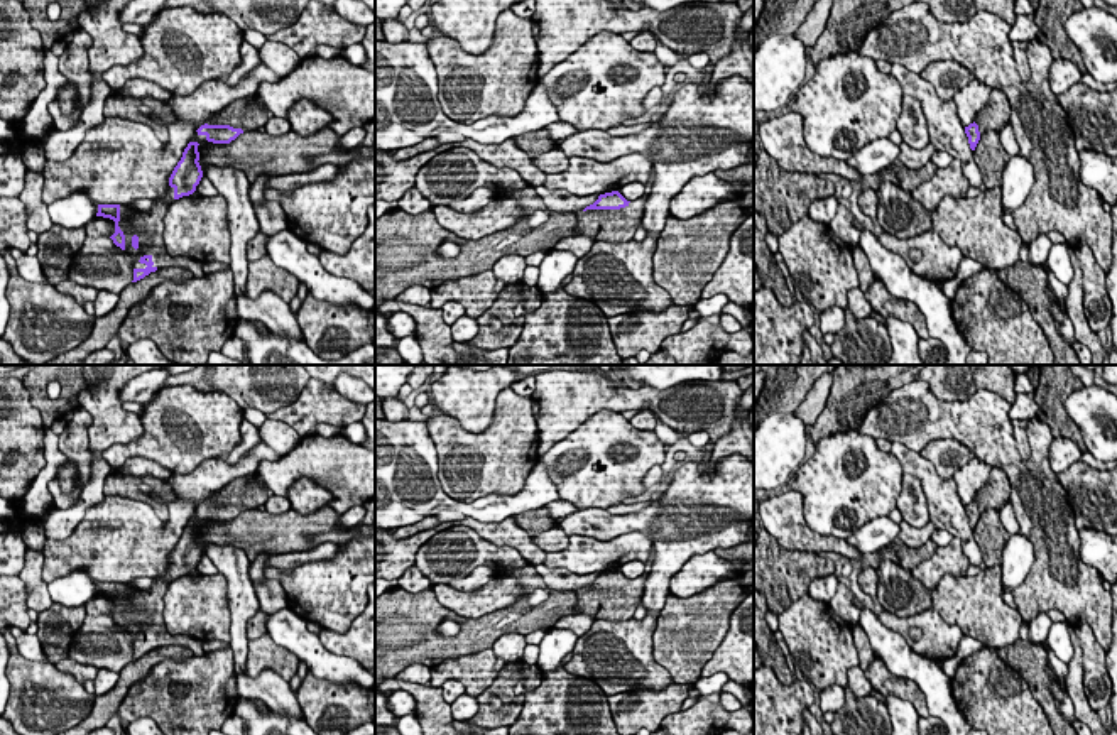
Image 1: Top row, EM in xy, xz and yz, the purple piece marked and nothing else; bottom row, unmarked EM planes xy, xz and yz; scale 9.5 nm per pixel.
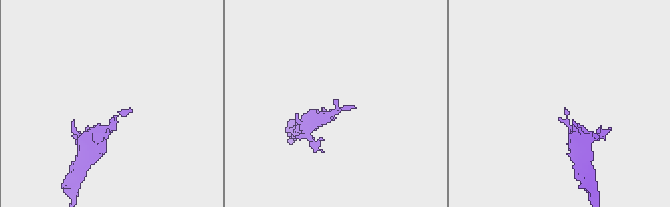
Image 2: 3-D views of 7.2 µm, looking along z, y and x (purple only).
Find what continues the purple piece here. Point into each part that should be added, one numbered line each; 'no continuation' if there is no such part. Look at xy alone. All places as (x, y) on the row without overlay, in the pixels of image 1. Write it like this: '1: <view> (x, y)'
1: xy (247, 492)
2: xy (149, 604)

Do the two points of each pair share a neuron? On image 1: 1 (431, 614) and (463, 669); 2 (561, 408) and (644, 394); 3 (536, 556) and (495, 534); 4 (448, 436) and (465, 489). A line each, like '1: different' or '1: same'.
1: different
2: same
3: same
4: same

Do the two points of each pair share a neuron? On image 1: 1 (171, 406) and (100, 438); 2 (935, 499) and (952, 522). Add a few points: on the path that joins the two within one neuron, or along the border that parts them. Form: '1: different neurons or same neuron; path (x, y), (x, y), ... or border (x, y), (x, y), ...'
1: different neurons; border (141, 418), (141, 435), (125, 443), (110, 445)
2: same neuron; path (940, 504), (952, 517)

